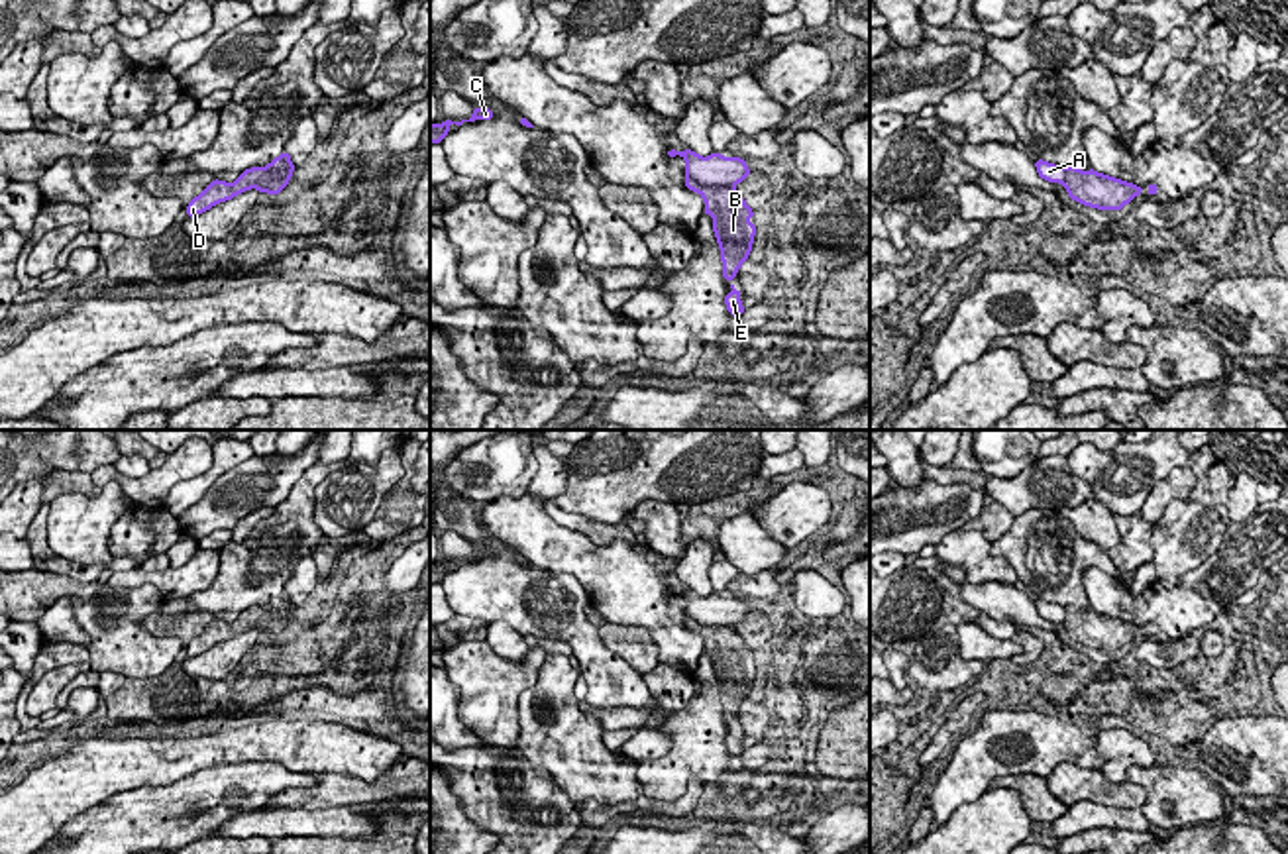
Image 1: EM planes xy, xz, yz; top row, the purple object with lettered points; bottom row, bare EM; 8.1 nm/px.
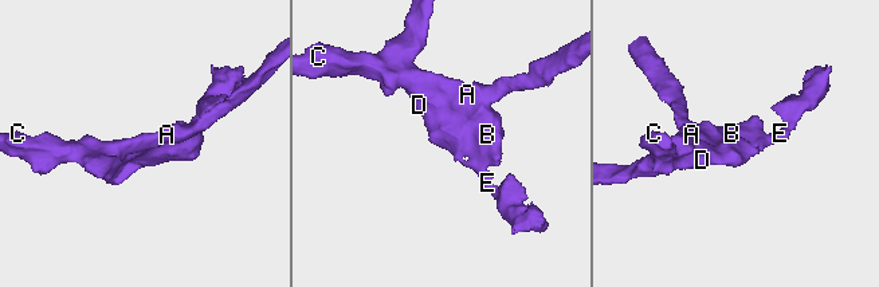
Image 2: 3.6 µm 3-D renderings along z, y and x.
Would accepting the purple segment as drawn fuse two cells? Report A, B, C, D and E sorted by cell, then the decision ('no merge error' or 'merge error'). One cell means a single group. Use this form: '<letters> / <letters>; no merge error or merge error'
A / B C D E; merge error

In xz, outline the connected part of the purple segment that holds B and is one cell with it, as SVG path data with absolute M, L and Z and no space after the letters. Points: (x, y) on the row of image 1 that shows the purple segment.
M689 177L683 185L703 196L703 214L713 216L713 232L723 261L723 277L724 281L732 281L752 251L756 236L756 226L750 222L754 218L752 208L734 187L701 187Z

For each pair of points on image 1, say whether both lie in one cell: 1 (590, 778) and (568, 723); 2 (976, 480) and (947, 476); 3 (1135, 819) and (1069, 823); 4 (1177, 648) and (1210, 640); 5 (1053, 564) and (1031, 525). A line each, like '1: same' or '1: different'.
1: same
2: same
3: same
4: different
5: same

